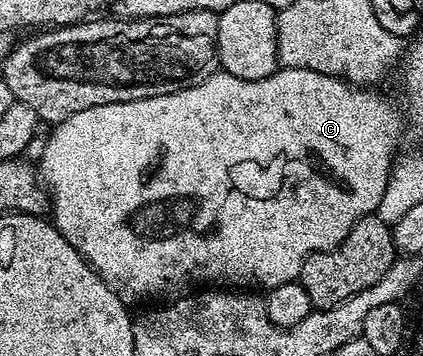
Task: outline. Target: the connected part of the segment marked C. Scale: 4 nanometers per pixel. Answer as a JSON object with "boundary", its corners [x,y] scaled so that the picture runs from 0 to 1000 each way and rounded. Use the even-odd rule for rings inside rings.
{"boundary":[[[664,188],[645,213],[617,225],[574,225],[520,197],[475,236],[402,264],[184,309],[184,320],[142,340],[121,368],[90,458],[90,492],[102,525],[118,556],[123,548],[118,615],[147,669],[156,669],[156,680],[194,713],[199,733],[236,772],[241,792],[251,792],[251,803],[305,860],[319,860],[329,843],[369,848],[381,837],[416,837],[466,803],[631,815],[700,787],[726,719],[797,697],[858,607],[887,598],[903,567],[903,545],[913,545],[913,511],[939,435],[936,320],[913,272],[896,270],[889,253],[730,191]]]}

